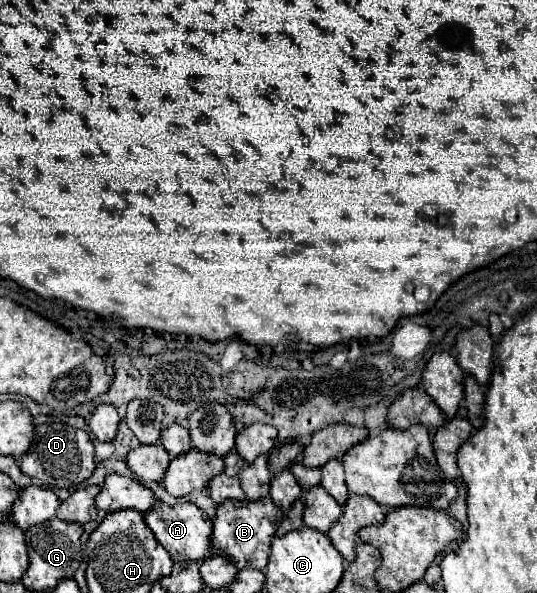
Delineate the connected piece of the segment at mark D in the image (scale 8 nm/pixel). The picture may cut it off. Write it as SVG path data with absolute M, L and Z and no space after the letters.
M44 423L36 427L34 443L30 451L22 455L20 467L26 475L38 477L48 487L78 487L82 485L94 471L94 445L86 431L72 427L72 425L58 425L58 423Z

